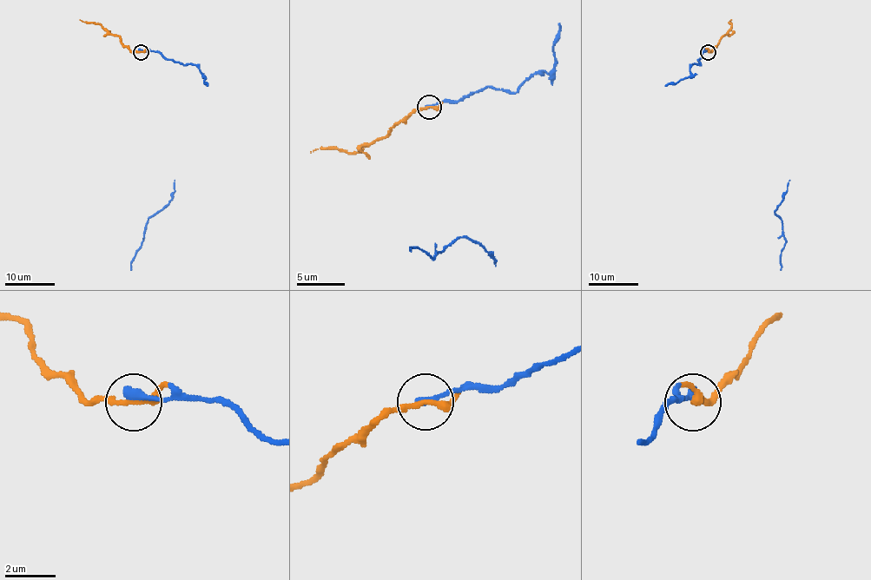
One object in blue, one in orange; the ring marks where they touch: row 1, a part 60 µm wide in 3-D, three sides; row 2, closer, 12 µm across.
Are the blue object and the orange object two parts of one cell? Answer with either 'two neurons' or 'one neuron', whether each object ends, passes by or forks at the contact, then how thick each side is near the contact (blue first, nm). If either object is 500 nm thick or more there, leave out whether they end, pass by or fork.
one neuron; blue ends; orange passes by; calibres 340 and 240 nm

